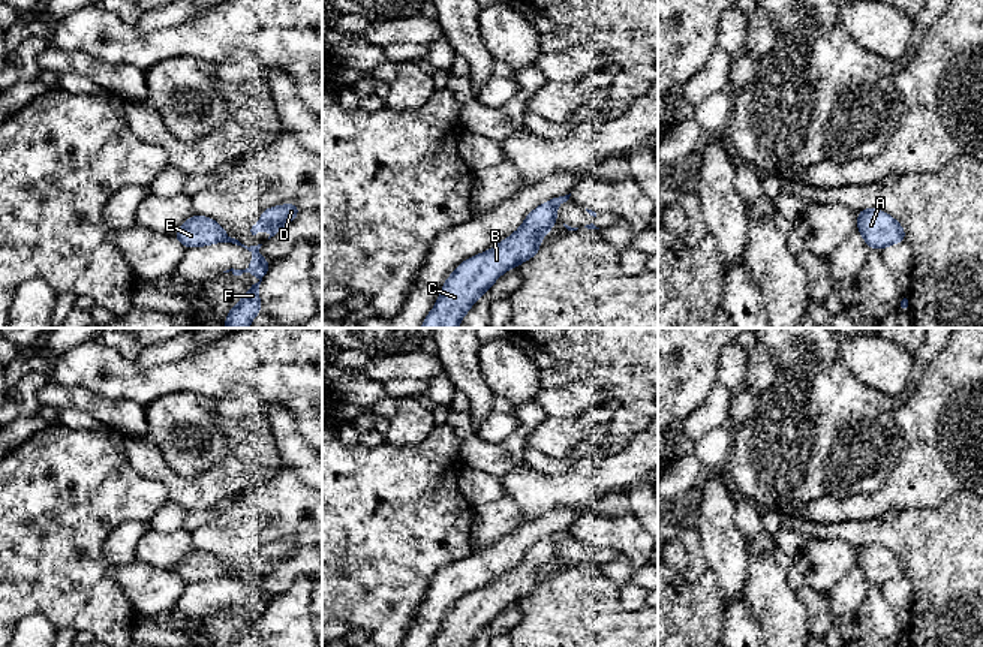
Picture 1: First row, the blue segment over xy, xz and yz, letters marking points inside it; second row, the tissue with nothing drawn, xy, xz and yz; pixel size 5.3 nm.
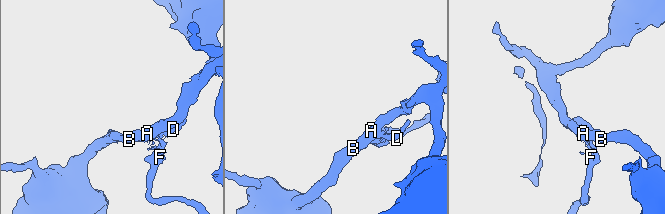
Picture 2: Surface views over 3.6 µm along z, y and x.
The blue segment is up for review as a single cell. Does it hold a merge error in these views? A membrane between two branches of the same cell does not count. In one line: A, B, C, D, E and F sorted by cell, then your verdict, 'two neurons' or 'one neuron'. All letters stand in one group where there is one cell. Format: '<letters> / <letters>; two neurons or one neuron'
A B C E / D F; two neurons

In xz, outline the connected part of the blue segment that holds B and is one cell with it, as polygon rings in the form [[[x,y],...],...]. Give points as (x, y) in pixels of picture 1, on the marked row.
[[[569,195],[553,198],[532,210],[521,226],[489,252],[463,262],[444,282],[442,292],[420,328],[457,328],[469,309],[508,270],[536,256],[539,241],[559,222],[556,210]]]

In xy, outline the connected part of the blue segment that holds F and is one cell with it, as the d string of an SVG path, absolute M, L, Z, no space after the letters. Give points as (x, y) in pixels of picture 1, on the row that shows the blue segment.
M231 237L223 240L222 243L232 243L232 244L241 246L241 247L244 247L249 252L253 253L252 264L246 270L234 270L234 268L231 268L231 270L223 271L223 273L229 273L231 271L234 276L241 276L243 273L252 273L252 274L255 274L259 279L259 282L252 285L246 291L243 298L228 312L226 322L223 325L223 328L249 328L252 321L253 321L253 318L261 313L259 285L261 285L262 279L265 277L271 262L268 262L267 259L264 259L259 255L259 249L261 249L262 244L247 247L247 246L241 244L238 240L231 238Z

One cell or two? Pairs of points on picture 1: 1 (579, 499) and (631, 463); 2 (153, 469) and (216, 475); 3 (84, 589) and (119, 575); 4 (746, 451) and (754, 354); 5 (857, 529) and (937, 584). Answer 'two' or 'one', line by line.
1: one
2: one
3: two
4: two
5: one

